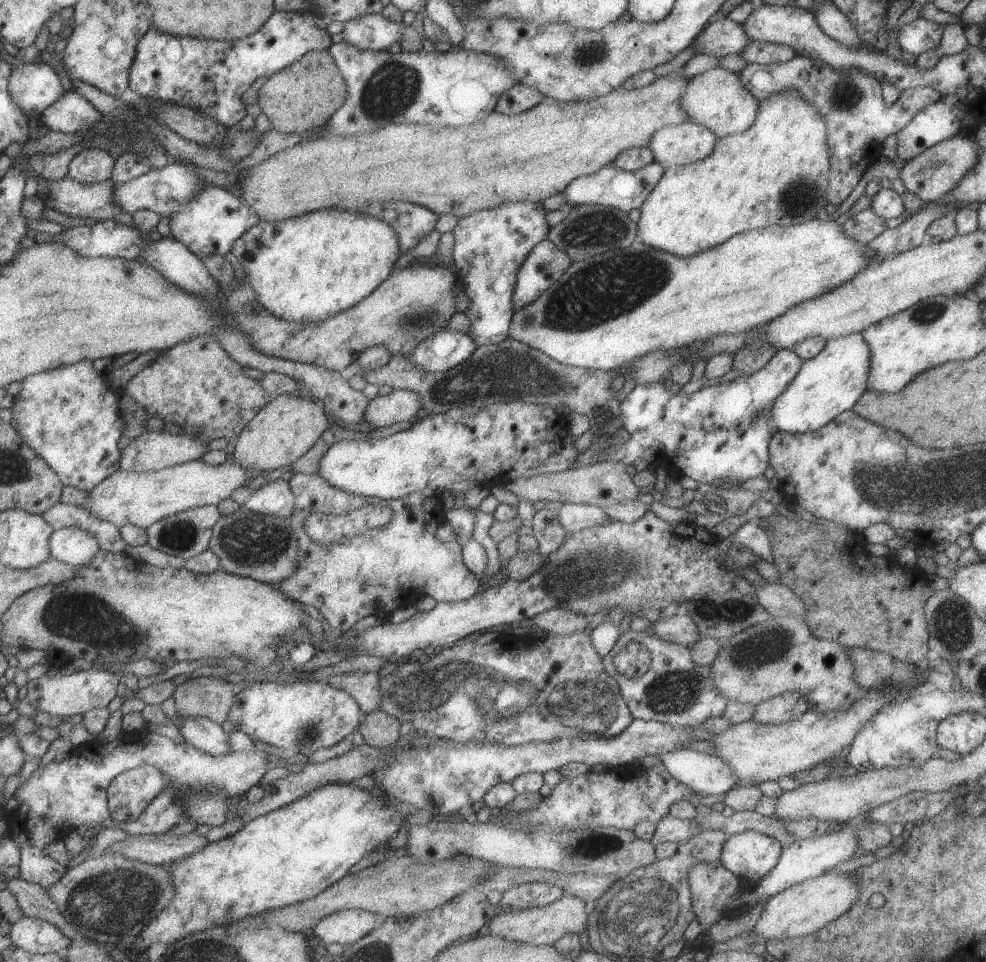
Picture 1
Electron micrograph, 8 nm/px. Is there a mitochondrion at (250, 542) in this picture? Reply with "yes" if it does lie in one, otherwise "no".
yes

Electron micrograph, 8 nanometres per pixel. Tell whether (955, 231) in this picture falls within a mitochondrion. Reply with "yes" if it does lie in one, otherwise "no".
no

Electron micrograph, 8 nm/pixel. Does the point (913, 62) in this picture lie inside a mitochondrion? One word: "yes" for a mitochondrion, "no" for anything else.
no

